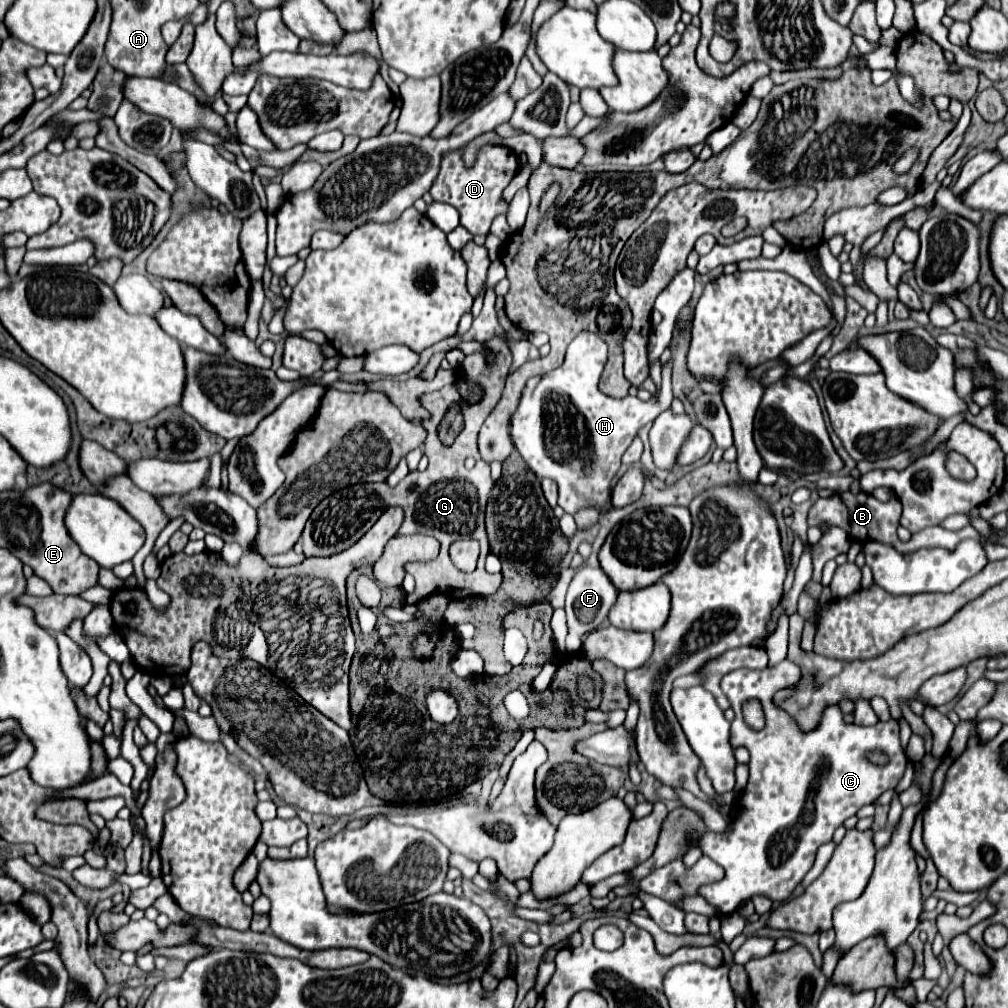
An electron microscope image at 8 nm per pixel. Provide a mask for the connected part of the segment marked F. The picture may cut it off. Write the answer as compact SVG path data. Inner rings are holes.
M581 567L571 585L569 585L569 591L567 591L567 601L565 601L565 613L567 613L567 627L569 627L569 633L567 633L567 641L565 641L565 647L567 647L567 653L577 653L579 647L583 645L581 639L585 635L589 635L593 629L597 629L609 615L611 607L615 605L617 601L617 589L613 587L613 583L609 581L609 577L603 573L603 569L593 569L593 567Z

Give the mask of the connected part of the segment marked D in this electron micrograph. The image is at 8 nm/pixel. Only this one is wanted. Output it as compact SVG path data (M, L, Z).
M487 145L479 151L473 169L465 169L461 161L461 151L451 151L443 157L439 177L431 187L431 195L439 203L449 203L461 213L461 225L473 235L489 235L491 223L499 215L507 215L509 201L503 199L503 191L519 173L519 159L513 149L503 145Z

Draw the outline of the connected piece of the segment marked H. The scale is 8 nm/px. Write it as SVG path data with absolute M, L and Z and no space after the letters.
M581 331L567 349L567 357L561 367L549 371L543 377L533 377L527 381L521 403L511 419L511 439L525 459L527 467L537 477L549 477L559 485L559 507L565 513L575 515L579 509L593 507L599 513L607 511L607 503L611 497L611 481L621 467L621 457L627 447L637 437L639 429L653 421L663 409L667 409L673 401L671 375L673 375L673 357L663 365L663 383L659 389L659 397L641 401L639 397L627 395L625 399L611 399L609 395L599 391L599 379L607 365L607 343L591 331Z

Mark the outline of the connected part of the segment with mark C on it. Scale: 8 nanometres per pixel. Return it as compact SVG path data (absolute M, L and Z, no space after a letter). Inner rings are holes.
M787 659L773 669L763 669L763 671L735 669L721 679L721 689L727 695L731 709L735 711L735 719L731 723L731 743L733 747L745 745L751 753L749 783L743 789L741 801L737 801L737 805L743 807L745 811L735 819L731 831L725 831L725 833L707 831L703 841L697 843L703 849L703 855L711 857L721 867L725 867L725 877L721 881L699 889L699 895L705 897L711 905L719 907L721 913L725 915L737 911L741 903L757 895L765 895L771 901L789 899L793 889L803 881L807 871L813 867L817 849L823 843L829 843L835 829L845 819L853 817L859 807L873 803L883 791L897 787L907 767L907 757L903 753L901 741L897 739L899 733L869 733L871 727L845 723L839 705L825 707L821 713L821 721L815 729L801 731L797 719L791 717L785 709L779 709L779 705L775 705L771 699L777 691L789 689L791 685L795 687L799 681L801 681L801 669ZM751 697L757 697L765 711L767 723L761 731L749 729L741 715L741 703ZM875 751L881 751L887 757L885 765L873 765L867 759L867 755Z

